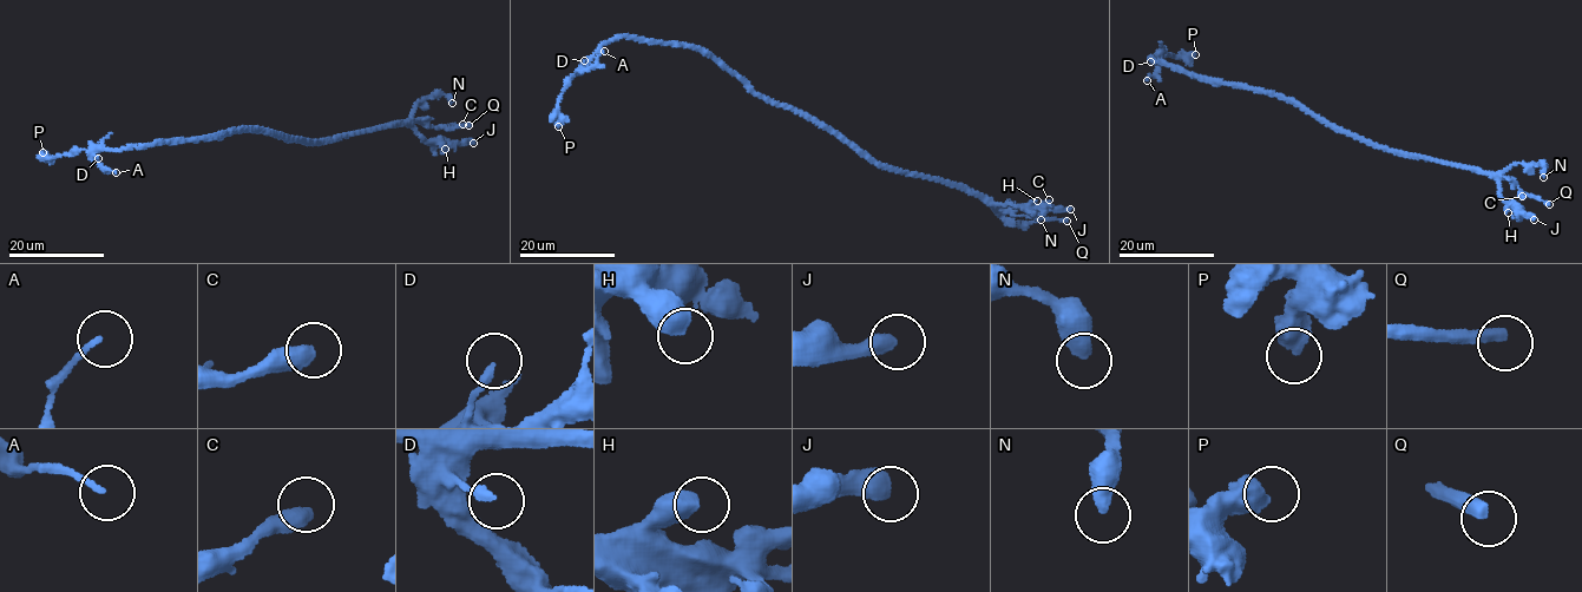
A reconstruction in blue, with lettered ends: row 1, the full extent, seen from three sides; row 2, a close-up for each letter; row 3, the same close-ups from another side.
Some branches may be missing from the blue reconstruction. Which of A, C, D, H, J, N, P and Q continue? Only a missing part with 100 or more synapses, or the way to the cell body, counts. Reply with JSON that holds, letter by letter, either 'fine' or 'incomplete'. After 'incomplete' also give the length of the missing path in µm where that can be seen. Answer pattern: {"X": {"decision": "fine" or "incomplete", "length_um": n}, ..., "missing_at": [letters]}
{"A": {"decision": "fine"}, "C": {"decision": "fine"}, "D": {"decision": "fine"}, "H": {"decision": "fine"}, "J": {"decision": "fine"}, "N": {"decision": "fine"}, "P": {"decision": "fine"}, "Q": {"decision": "incomplete", "length_um": 25}, "missing_at": ["Q"]}

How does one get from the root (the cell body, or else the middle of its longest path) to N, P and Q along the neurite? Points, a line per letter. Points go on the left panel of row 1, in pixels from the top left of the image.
N: (269, 132), (322, 142), (408, 120), (418, 104), (433, 96), (445, 94), (452, 103)
P: (269, 132), (242, 129), (215, 137), (118, 150), (77, 149), (52, 158), (43, 152)
Q: (269, 132), (322, 142), (413, 119), (432, 126), (468, 125)

